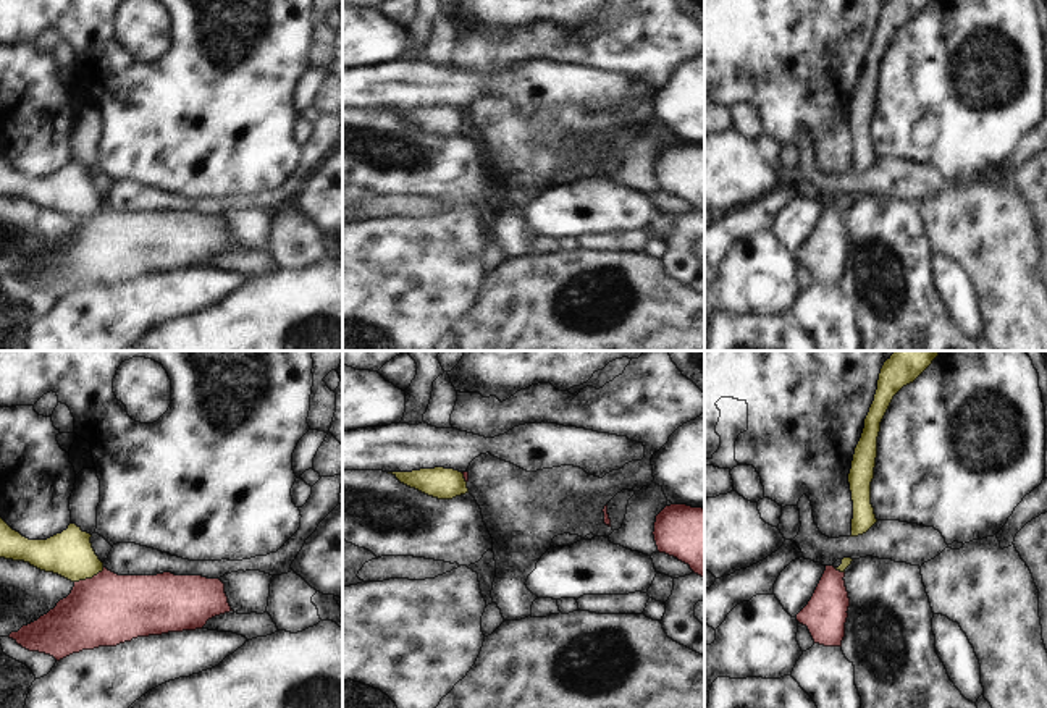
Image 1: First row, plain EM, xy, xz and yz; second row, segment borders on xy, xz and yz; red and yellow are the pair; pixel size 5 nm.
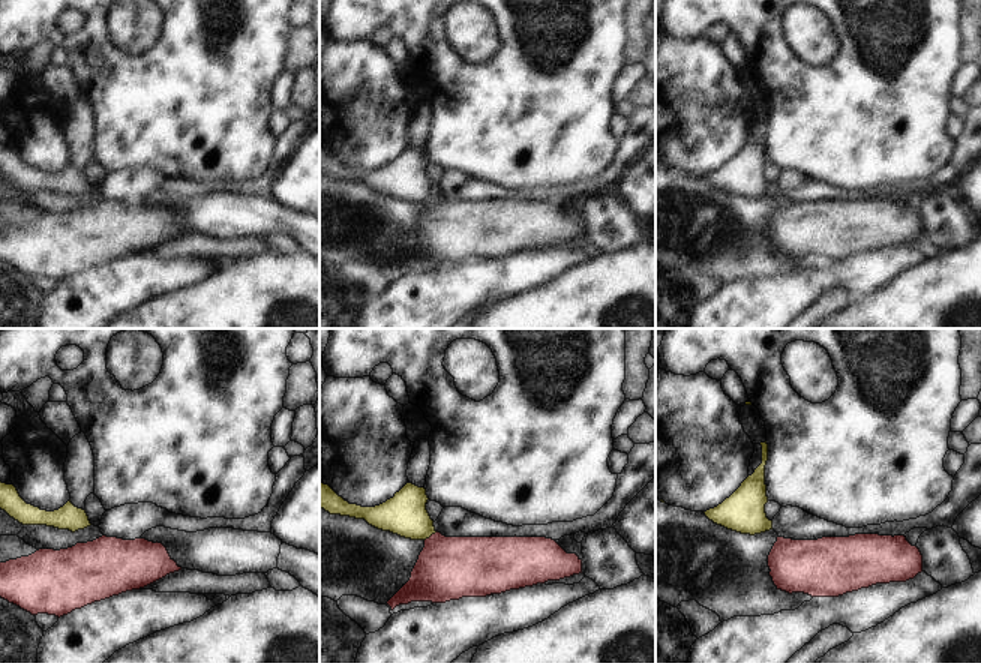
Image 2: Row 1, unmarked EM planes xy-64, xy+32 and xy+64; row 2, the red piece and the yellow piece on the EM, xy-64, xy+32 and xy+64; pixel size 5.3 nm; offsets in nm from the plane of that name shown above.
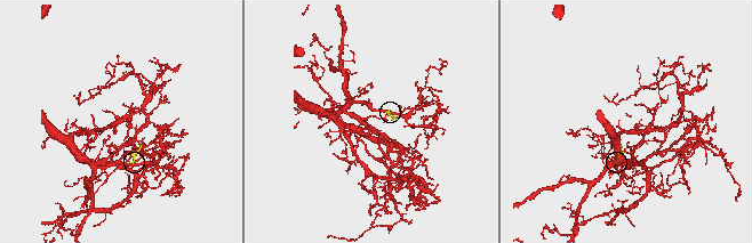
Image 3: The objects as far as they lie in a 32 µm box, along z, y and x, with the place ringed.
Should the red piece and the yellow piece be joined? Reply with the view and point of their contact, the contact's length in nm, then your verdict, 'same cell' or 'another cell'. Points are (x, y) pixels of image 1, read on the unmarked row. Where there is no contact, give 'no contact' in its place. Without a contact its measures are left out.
contact xy (89, 217); length 170 nm; another cell

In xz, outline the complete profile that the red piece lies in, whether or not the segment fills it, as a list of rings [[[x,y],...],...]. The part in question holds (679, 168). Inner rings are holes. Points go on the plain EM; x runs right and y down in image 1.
[[[687,142],[666,144],[654,160],[659,191],[677,196],[704,215],[704,147]]]

